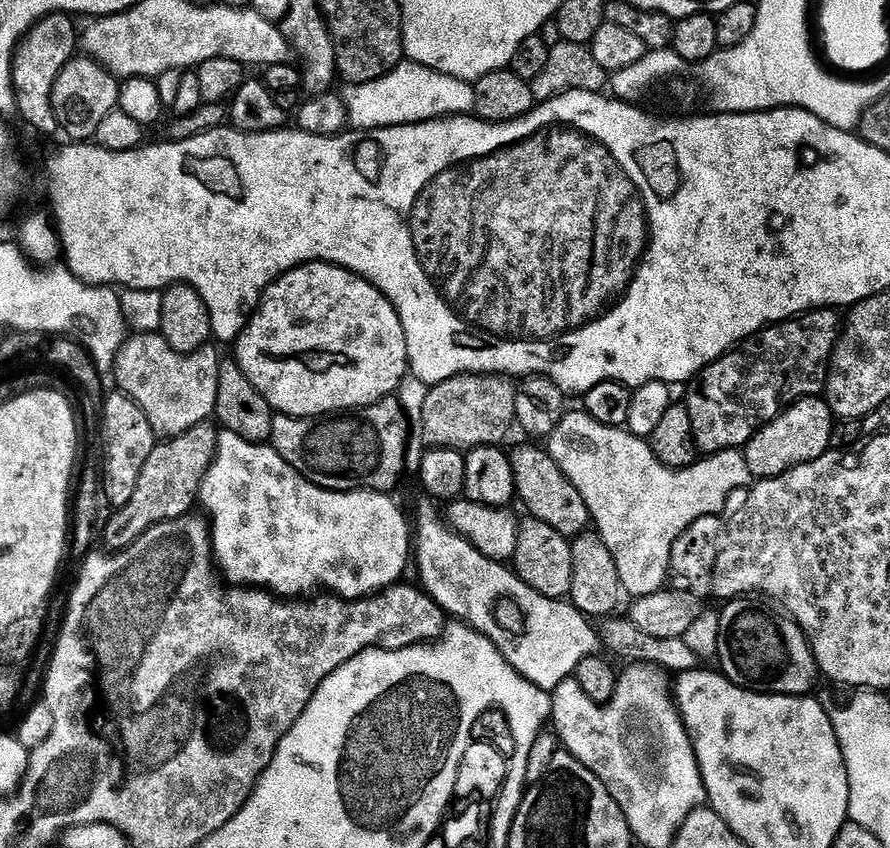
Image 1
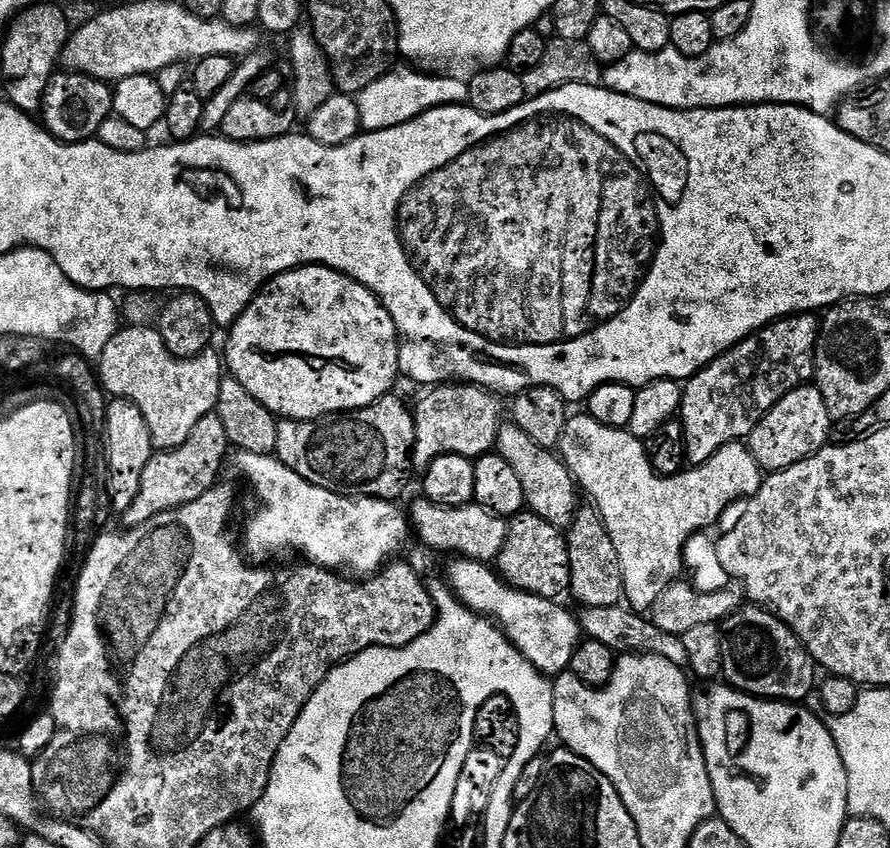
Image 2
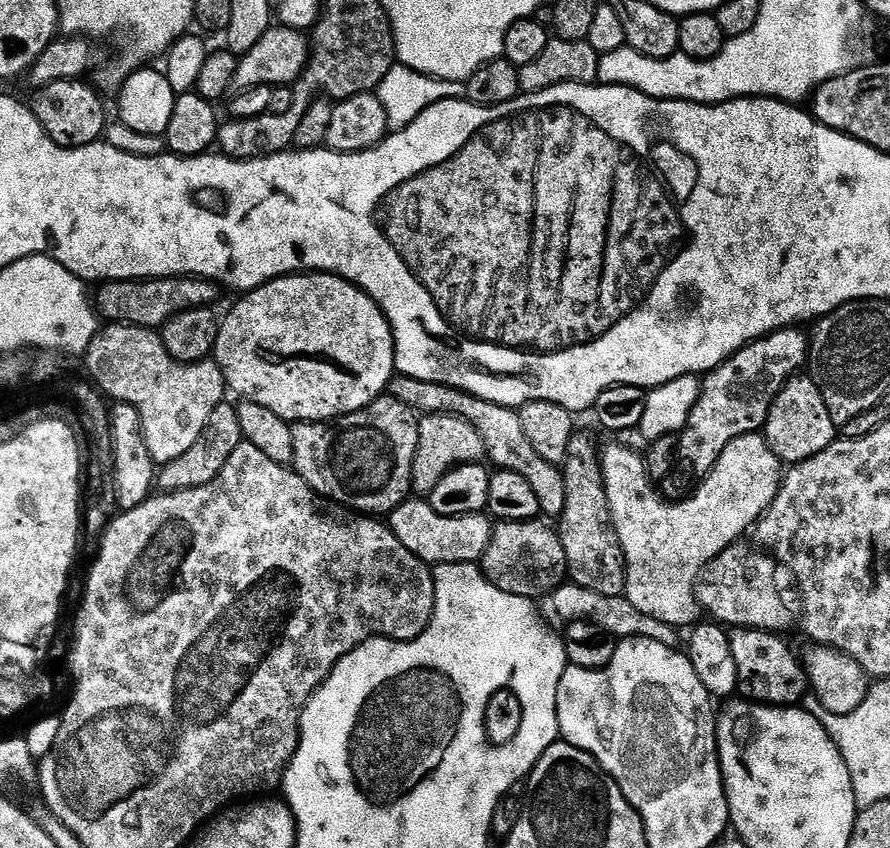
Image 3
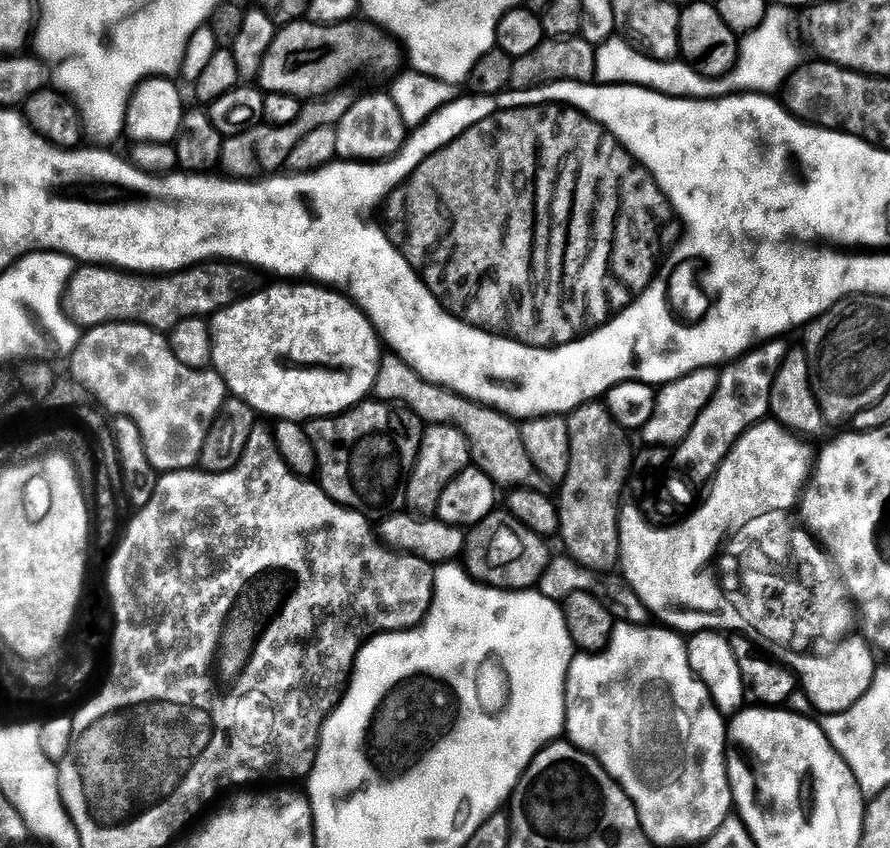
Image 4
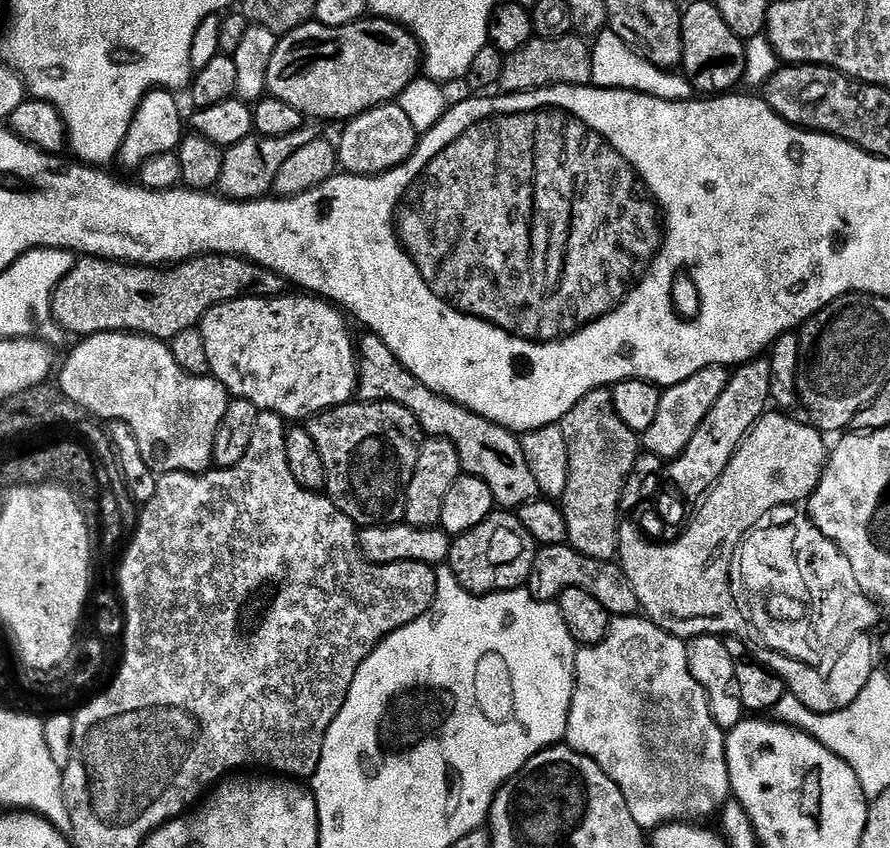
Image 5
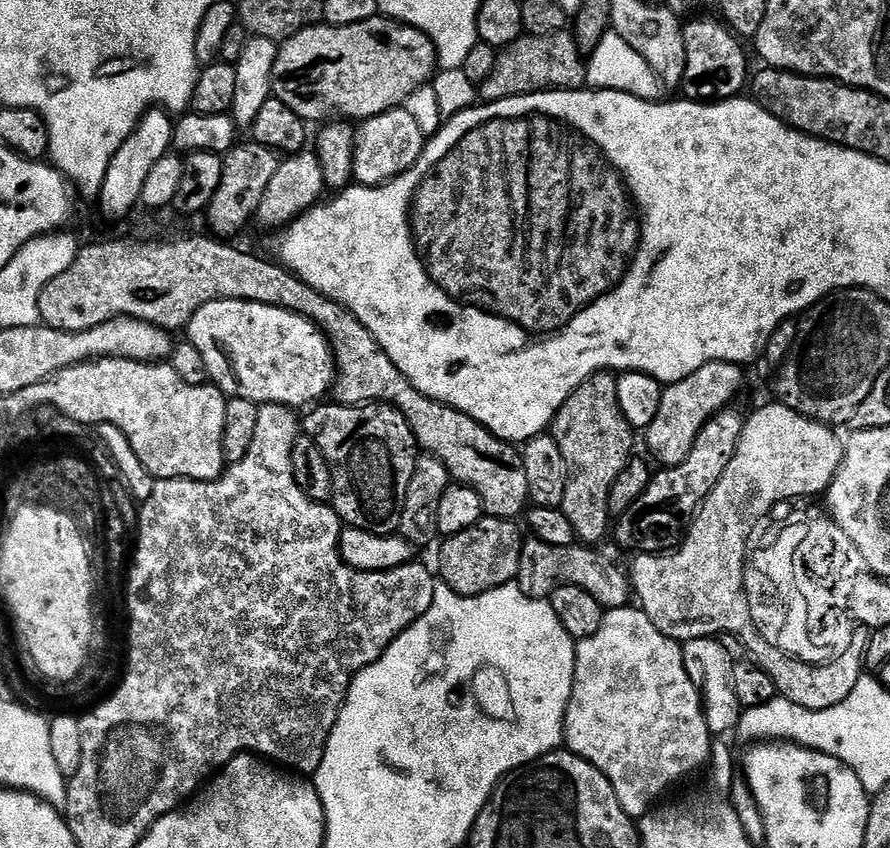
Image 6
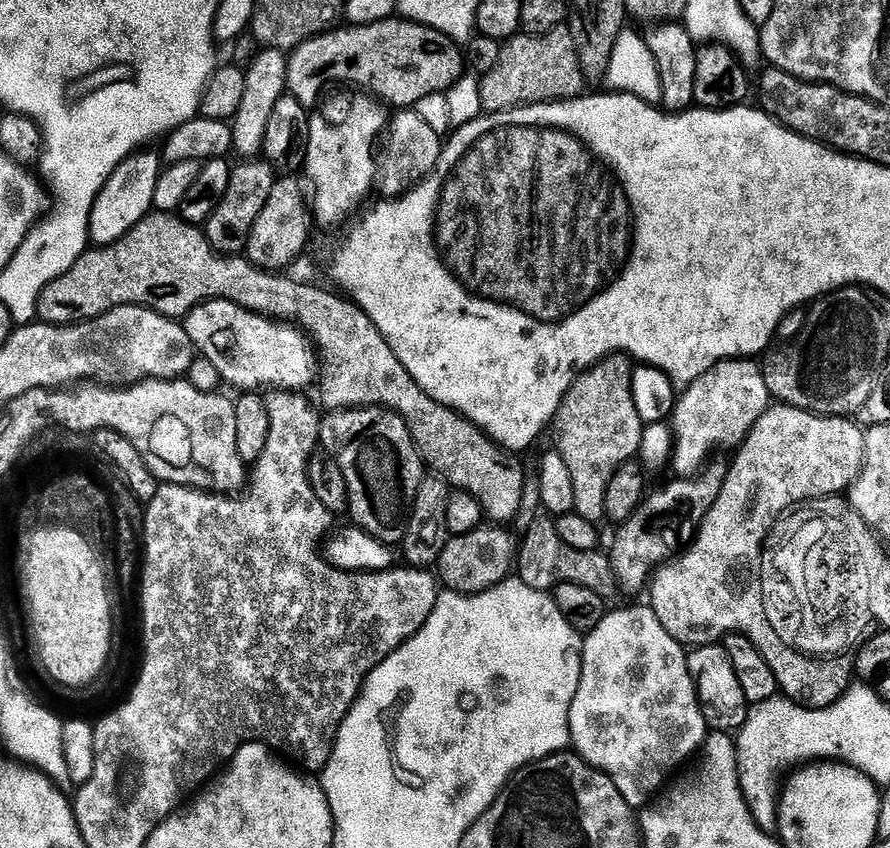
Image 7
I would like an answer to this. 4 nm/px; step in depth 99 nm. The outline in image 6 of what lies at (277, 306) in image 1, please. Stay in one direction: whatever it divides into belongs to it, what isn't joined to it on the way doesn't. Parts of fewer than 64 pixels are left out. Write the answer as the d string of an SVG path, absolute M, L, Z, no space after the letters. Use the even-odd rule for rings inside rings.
M215 300L200 311L202 318L193 319L186 332L187 343L195 347L208 371L209 381L224 393L225 397L249 400L257 406L284 404L300 410L303 404L315 405L333 391L338 367L334 359L329 337L313 320L285 308L266 306L249 300Z

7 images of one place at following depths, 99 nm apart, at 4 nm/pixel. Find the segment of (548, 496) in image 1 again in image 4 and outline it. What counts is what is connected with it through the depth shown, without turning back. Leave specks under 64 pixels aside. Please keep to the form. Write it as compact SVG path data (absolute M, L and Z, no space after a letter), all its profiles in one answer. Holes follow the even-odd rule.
M406 370L404 376L396 376L396 394L382 394L379 399L407 408L425 425L451 424L459 432L466 434L472 451L472 464L483 470L498 486L504 487L505 484L505 489L508 490L533 488L539 492L549 491L548 480L538 474L534 462L530 462L530 454L526 454L526 446L522 446L520 424L499 408L480 404L454 390L443 388L441 384L424 380L417 372L410 374Z

